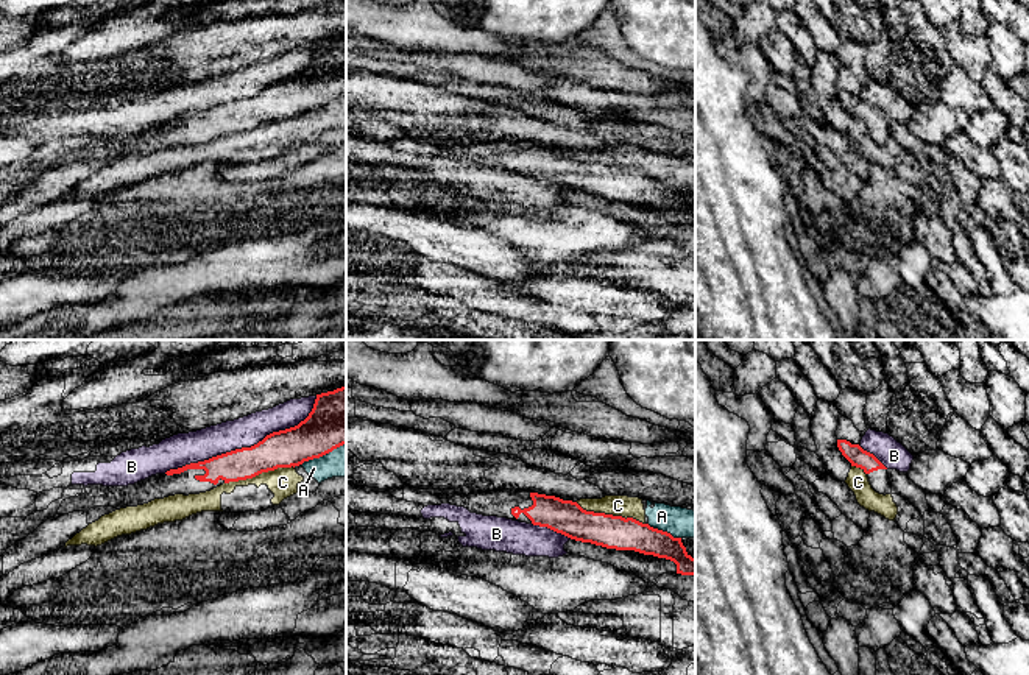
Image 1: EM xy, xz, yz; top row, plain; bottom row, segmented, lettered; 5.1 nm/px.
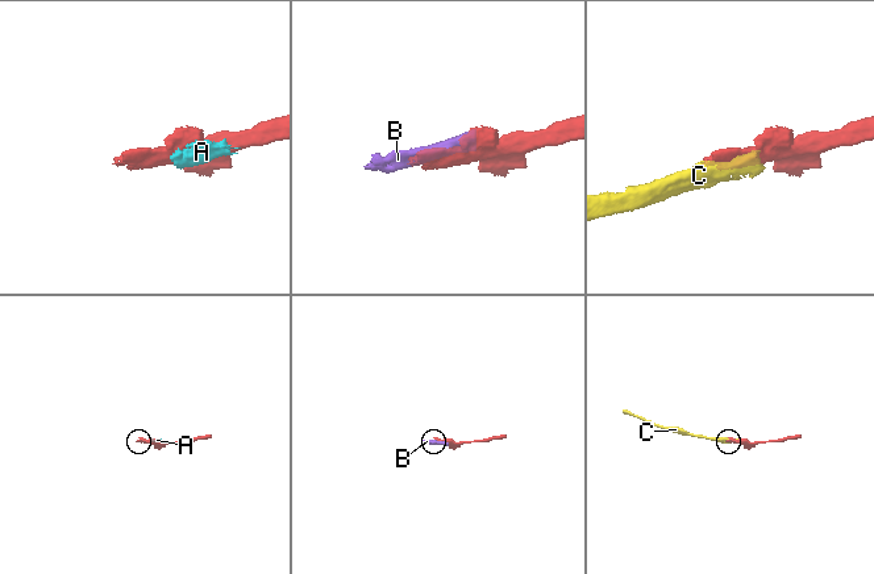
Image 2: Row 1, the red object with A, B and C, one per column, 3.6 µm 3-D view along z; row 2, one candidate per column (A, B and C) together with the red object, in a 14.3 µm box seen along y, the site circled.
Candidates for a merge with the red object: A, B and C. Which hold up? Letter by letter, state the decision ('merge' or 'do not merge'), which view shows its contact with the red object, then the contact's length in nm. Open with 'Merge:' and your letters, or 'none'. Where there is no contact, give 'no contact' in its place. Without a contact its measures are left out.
Merge: none
A: do not merge; contact in xz; length 190 nm
B: do not merge; contact in xy; length 900 nm
C: do not merge; contact in xy; length 380 nm

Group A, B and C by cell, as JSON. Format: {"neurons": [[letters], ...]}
{"neurons": [["A", "C"], ["B"]]}

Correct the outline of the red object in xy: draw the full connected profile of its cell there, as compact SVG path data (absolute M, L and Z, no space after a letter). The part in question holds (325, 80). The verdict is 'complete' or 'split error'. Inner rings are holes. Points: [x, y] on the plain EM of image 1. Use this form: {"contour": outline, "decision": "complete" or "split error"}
{"contour": "M346 37L316 45L313 59L304 72L295 78L273 83L251 98L235 100L204 112L170 120L165 125L156 125L128 137L87 136L83 147L62 151L56 165L89 162L94 157L114 157L120 161L175 145L200 145L223 134L253 129L278 118L299 117L304 112L320 109L343 95L346 95Z", "decision": "split error"}

